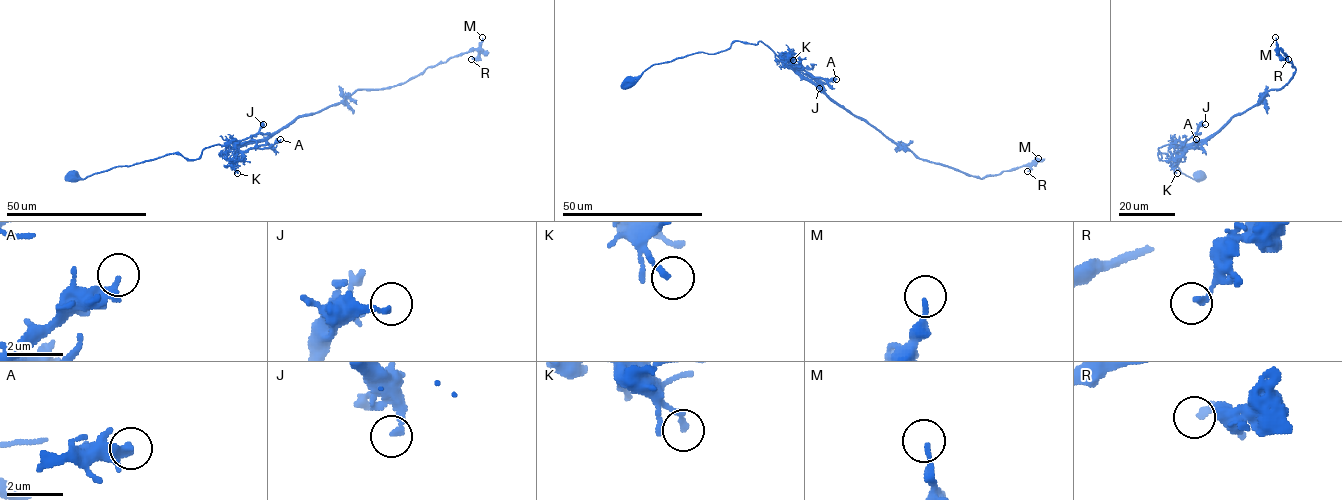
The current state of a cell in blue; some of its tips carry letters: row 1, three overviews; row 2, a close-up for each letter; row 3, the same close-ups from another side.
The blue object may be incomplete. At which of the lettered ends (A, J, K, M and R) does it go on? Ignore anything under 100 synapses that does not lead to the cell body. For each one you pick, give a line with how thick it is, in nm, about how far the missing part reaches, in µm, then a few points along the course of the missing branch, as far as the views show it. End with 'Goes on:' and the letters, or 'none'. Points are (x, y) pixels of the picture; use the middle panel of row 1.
Goes on: none

